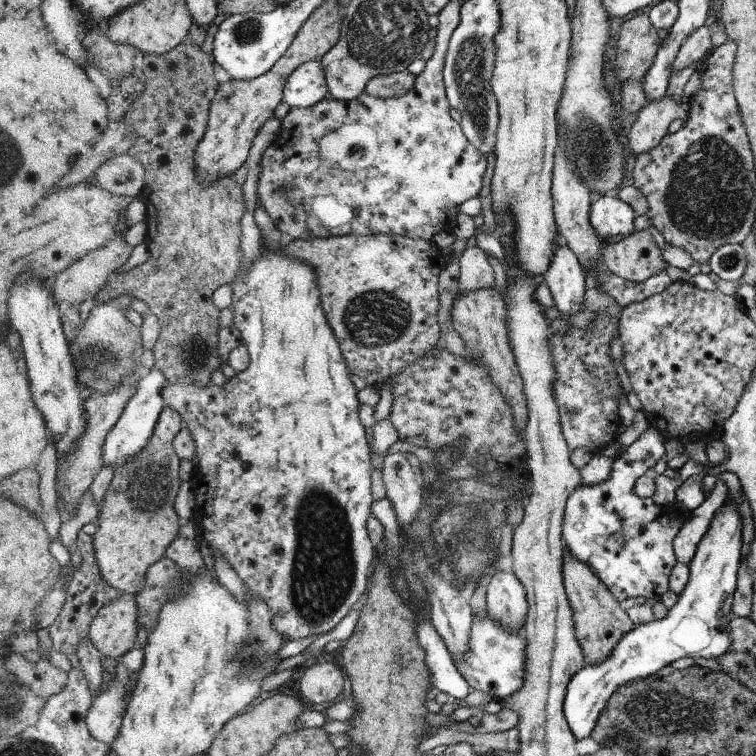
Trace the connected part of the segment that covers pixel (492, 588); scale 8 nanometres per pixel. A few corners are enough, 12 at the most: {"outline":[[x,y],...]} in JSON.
{"outline":[[514,573],[486,583],[486,610],[508,631],[522,632],[528,594]]}

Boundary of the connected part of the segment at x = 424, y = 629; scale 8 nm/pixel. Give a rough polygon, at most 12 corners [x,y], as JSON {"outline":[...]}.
{"outline":[[430,620],[417,630],[435,690],[472,690]]}

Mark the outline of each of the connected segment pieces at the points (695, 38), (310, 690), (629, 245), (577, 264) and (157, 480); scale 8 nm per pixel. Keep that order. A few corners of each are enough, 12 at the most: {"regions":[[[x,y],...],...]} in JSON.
{"regions":[[[710,27],[685,38],[672,71],[702,60],[713,48]],[[318,661],[299,680],[310,707],[344,690],[342,668]],[[648,230],[606,244],[610,274],[637,283],[668,266]],[[562,243],[541,277],[553,304],[577,313],[586,292],[586,270]],[[167,406],[115,479],[95,538],[106,580],[140,594],[181,536]]]}

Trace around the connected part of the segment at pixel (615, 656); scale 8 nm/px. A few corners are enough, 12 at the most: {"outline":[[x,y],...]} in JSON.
{"outline":[[730,496],[662,620],[569,682],[564,713],[591,736],[609,698],[674,660],[730,650],[744,557]]}

